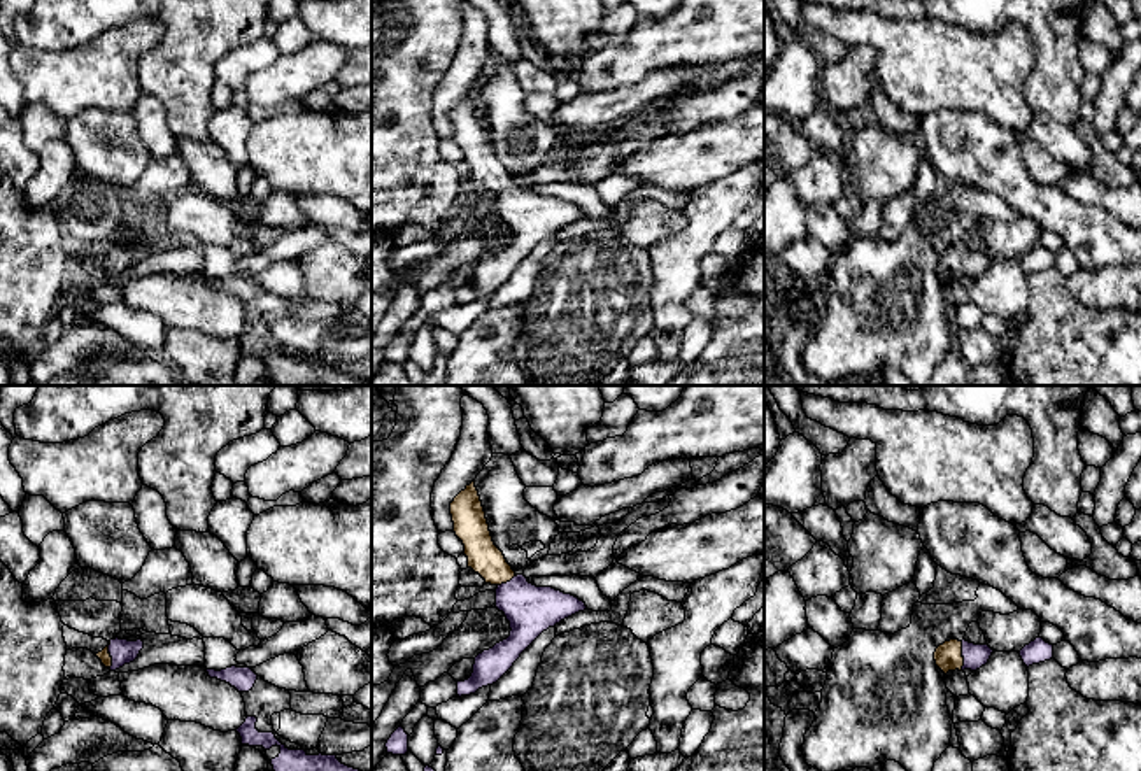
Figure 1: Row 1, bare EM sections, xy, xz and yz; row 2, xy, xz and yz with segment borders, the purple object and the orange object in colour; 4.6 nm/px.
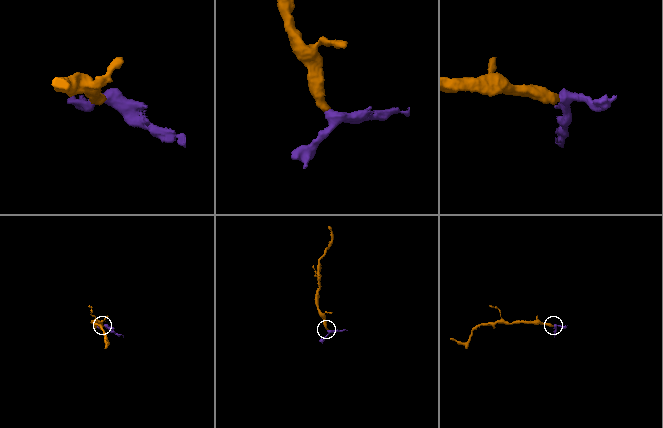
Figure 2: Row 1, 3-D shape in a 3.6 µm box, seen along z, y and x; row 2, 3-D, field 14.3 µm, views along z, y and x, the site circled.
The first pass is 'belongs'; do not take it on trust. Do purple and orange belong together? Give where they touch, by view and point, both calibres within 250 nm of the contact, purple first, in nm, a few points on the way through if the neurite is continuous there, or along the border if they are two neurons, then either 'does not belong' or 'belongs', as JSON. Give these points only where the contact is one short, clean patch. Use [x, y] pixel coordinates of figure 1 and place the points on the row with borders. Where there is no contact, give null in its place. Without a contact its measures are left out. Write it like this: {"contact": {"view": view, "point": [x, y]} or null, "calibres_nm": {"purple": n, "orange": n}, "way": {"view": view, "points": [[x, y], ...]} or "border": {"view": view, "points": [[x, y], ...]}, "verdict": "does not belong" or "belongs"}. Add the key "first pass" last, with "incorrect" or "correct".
{"contact": {"view": "yz", "point": [963, 656]}, "calibres_nm": {"purple": 110, "orange": 130}, "way": {"view": "yz", "points": [[975, 656], [963, 656], [949, 656]]}, "verdict": "belongs", "first pass": "correct"}

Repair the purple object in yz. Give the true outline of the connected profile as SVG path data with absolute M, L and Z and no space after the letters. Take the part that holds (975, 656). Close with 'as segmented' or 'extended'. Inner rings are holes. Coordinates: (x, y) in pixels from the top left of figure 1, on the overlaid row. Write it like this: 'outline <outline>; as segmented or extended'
outline M950 640L936 648L934 661L945 675L955 669L976 671L989 662L992 652L994 650L989 645Z; extended

